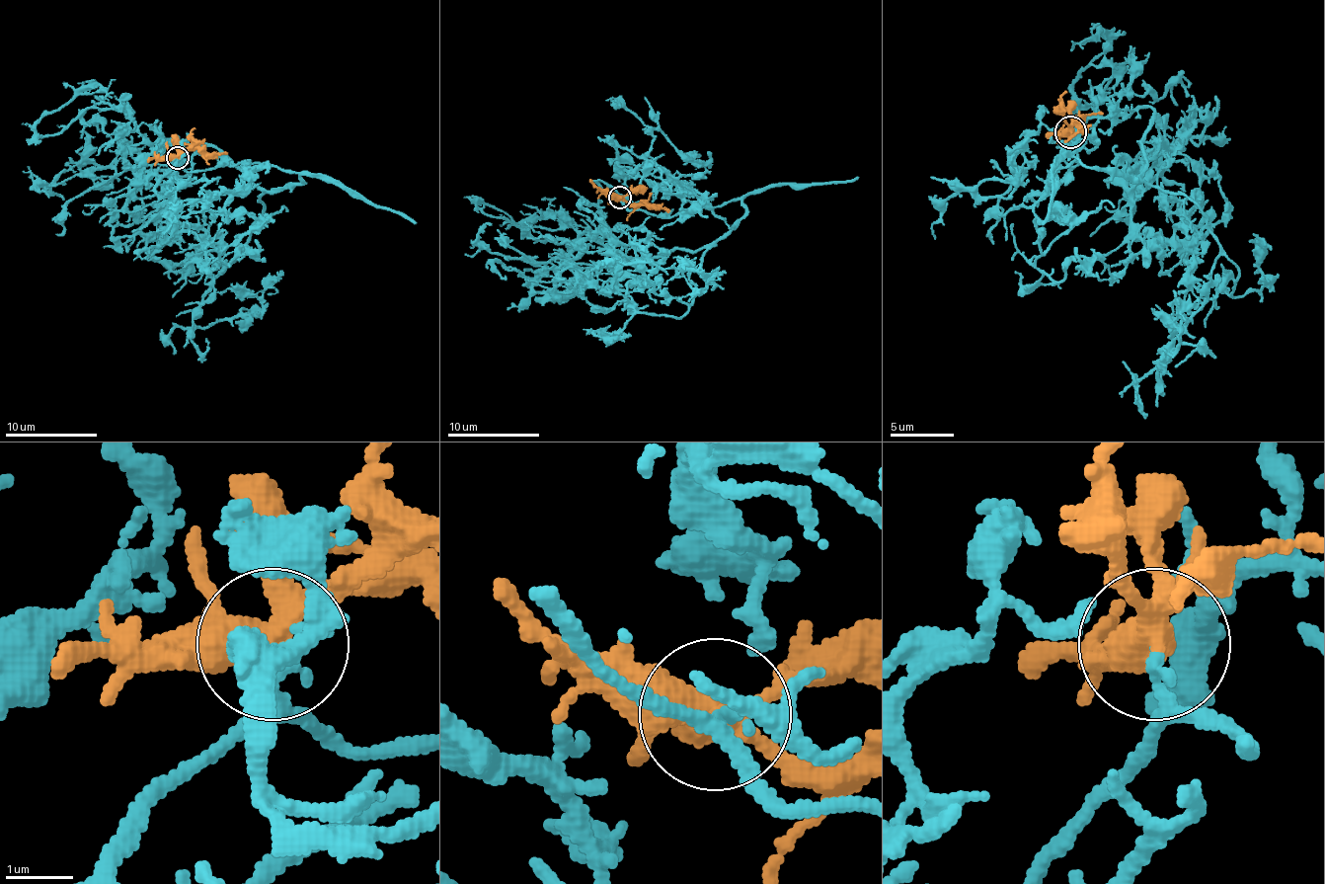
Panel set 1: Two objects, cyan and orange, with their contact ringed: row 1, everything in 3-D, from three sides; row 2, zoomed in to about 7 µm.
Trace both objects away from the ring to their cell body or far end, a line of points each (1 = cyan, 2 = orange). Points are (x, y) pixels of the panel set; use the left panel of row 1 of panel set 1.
1: (179, 158), (302, 183), (254, 186), (106, 103), (35, 130), (99, 96)
2: (177, 158), (186, 148), (222, 153), (227, 151)

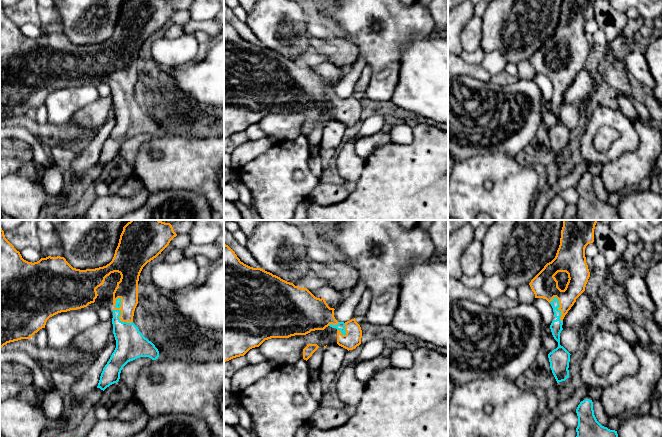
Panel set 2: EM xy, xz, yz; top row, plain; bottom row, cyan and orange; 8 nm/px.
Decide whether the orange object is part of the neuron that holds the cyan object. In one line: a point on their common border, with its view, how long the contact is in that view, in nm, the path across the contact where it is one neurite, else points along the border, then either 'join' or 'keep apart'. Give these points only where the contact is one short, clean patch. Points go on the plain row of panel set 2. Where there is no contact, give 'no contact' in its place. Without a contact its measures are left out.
contact xy (120, 90); length 240 nm; join

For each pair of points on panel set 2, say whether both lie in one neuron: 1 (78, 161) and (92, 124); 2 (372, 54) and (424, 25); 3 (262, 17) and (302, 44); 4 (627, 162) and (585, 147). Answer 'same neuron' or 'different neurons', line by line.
1: different neurons
2: same neuron
3: same neuron
4: different neurons

